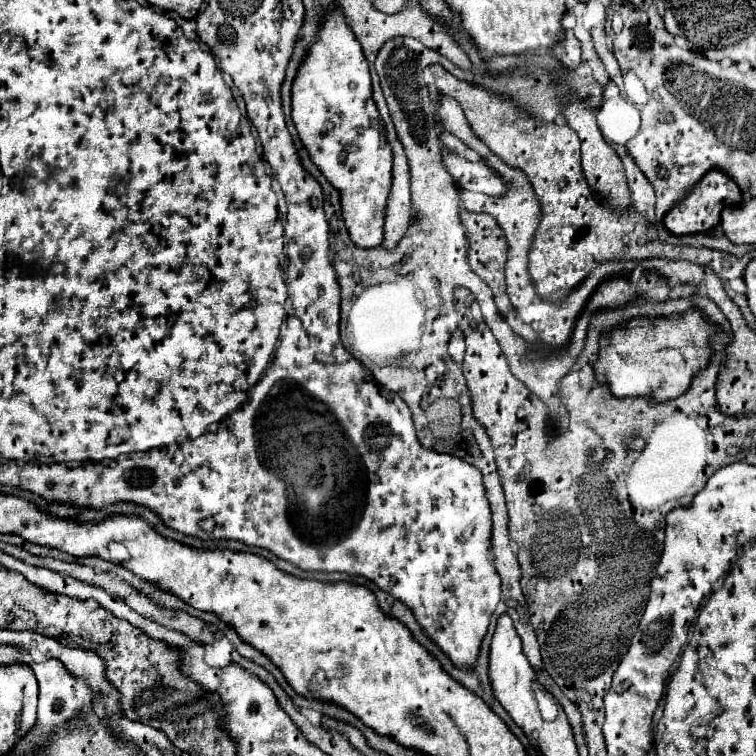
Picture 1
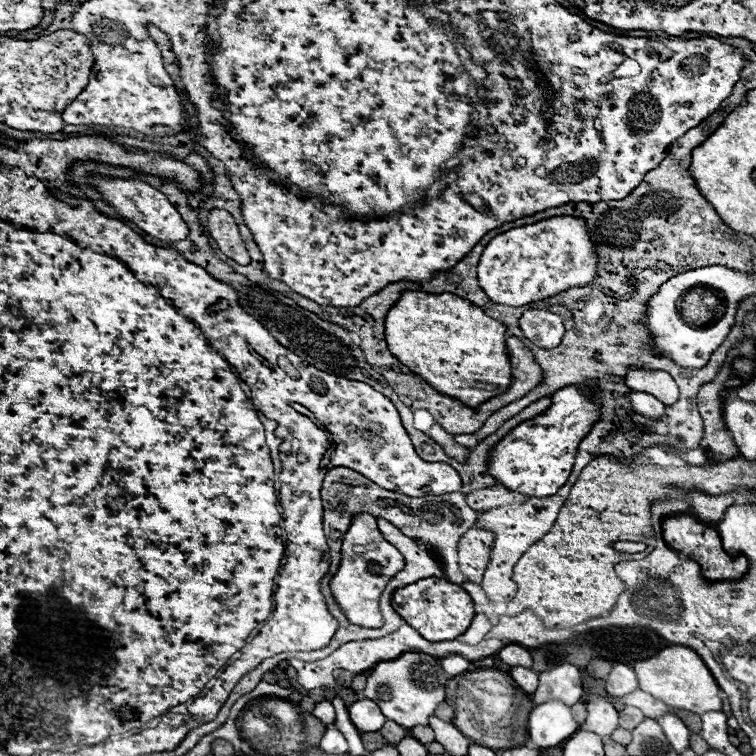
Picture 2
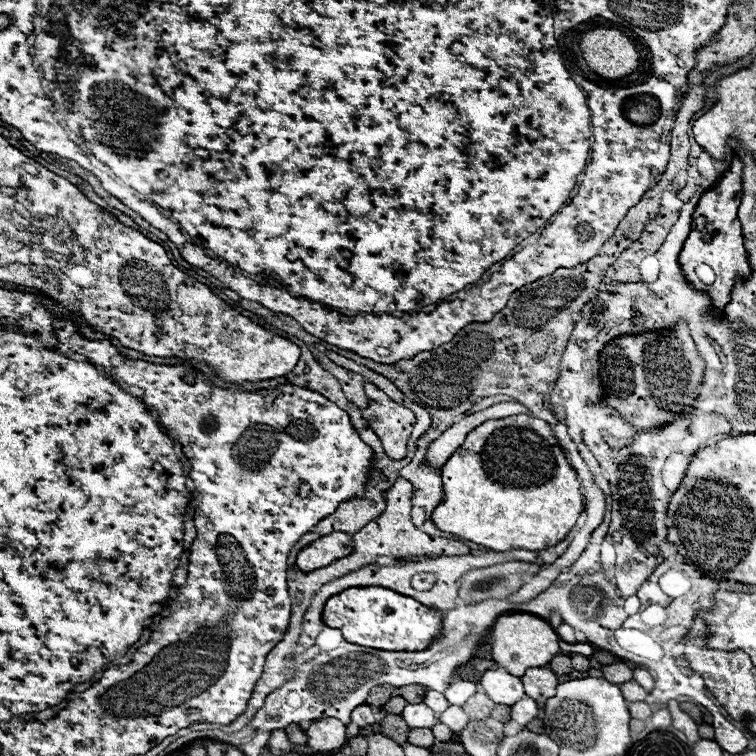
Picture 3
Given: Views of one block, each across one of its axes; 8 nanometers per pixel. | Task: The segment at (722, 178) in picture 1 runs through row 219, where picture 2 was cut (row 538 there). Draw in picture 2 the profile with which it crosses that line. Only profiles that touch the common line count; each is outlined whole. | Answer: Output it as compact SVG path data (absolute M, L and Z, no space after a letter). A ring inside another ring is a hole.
M682 512L682 514L674 514L674 516L666 516L662 520L662 530L664 530L664 540L668 542L670 548L686 554L688 558L696 560L702 568L702 574L706 580L738 580L746 574L748 570L748 558L738 554L738 556L732 556L728 554L724 548L722 548L722 542L720 542L720 536L718 536L718 530L710 524L702 524L698 522L698 518L690 512Z

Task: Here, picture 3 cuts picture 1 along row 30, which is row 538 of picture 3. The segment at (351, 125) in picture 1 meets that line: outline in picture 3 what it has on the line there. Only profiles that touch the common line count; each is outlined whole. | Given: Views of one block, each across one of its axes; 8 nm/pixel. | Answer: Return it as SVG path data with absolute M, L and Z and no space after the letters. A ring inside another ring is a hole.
M332 532L332 534L326 534L322 538L314 540L306 548L302 548L298 552L296 566L302 572L318 570L322 566L328 566L328 564L332 564L332 562L352 554L352 550L354 550L354 540L352 540L350 534L346 534L346 532Z

